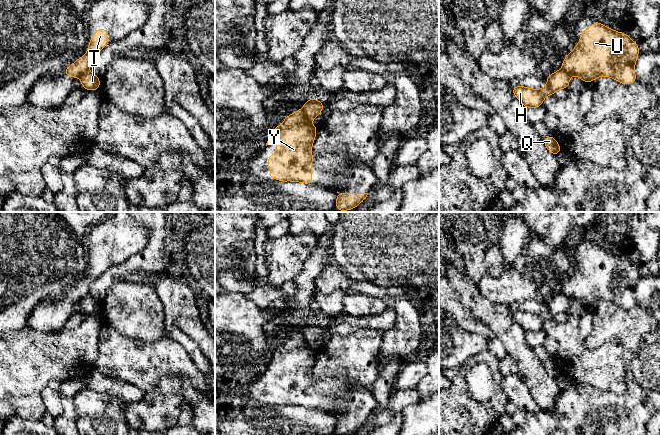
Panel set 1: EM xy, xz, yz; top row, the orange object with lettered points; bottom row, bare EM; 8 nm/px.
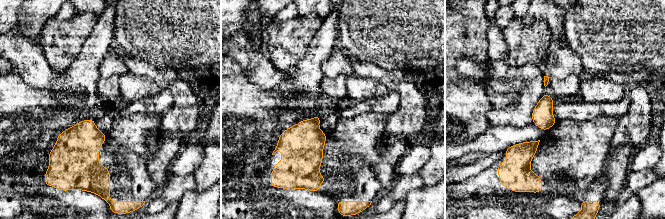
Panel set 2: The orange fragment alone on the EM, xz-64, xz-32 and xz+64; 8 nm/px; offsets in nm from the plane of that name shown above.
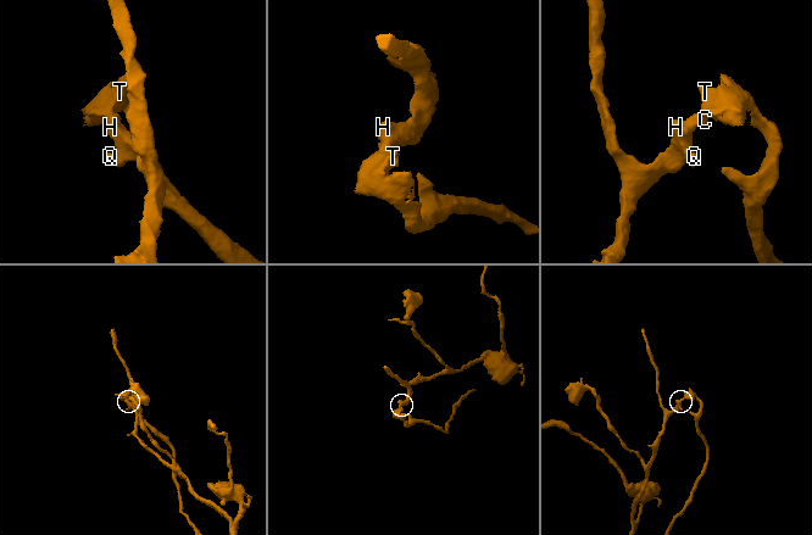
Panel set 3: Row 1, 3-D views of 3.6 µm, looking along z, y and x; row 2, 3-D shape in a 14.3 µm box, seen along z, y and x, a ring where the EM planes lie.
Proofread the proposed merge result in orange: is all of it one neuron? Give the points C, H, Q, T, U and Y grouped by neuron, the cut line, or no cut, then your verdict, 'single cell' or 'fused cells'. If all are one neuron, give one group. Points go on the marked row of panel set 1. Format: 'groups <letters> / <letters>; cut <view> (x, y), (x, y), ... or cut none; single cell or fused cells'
groups C H Q / T U Y; cut xz (301, 110), (309, 120); fused cells

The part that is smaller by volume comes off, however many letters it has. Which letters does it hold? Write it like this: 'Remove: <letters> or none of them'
Remove: T, U, Y

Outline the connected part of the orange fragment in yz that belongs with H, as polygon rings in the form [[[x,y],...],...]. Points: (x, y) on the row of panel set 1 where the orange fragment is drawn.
[[[558,70],[546,77],[547,85],[541,89],[531,89],[524,86],[512,88],[514,96],[525,108],[538,108],[542,106],[546,96],[553,95],[559,89],[568,89],[571,74]]]

